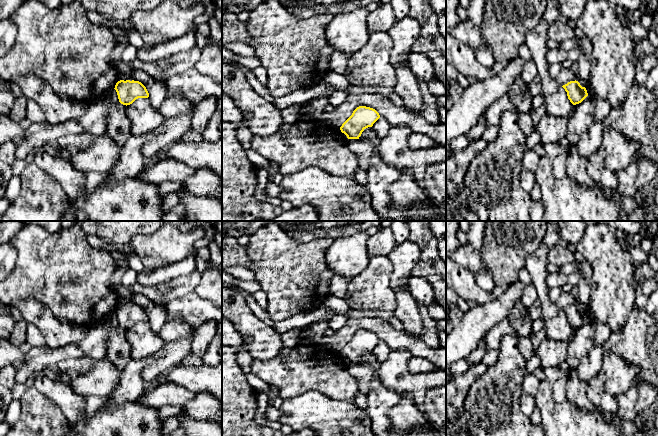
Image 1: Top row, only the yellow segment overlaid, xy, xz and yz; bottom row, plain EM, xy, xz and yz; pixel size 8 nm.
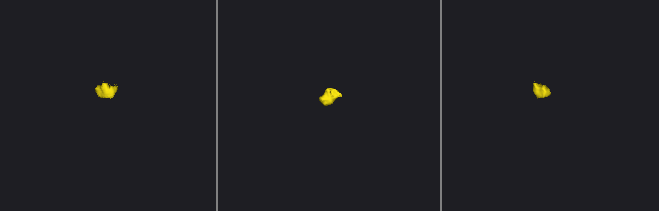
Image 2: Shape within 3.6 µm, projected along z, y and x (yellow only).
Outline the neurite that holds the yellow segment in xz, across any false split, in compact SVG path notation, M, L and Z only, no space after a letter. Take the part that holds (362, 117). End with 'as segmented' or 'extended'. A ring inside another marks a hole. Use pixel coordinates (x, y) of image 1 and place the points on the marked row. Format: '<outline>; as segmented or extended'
M359 106L342 124L340 130L348 139L359 139L362 132L366 128L372 127L379 118L380 115L375 109L366 106Z; as segmented

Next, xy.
M120 80L115 88L119 102L123 105L130 105L138 98L148 98L149 93L146 87L139 81Z; as segmented

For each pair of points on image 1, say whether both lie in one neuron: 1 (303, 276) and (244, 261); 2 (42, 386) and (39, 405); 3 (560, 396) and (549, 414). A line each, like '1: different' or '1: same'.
1: different
2: different
3: different

